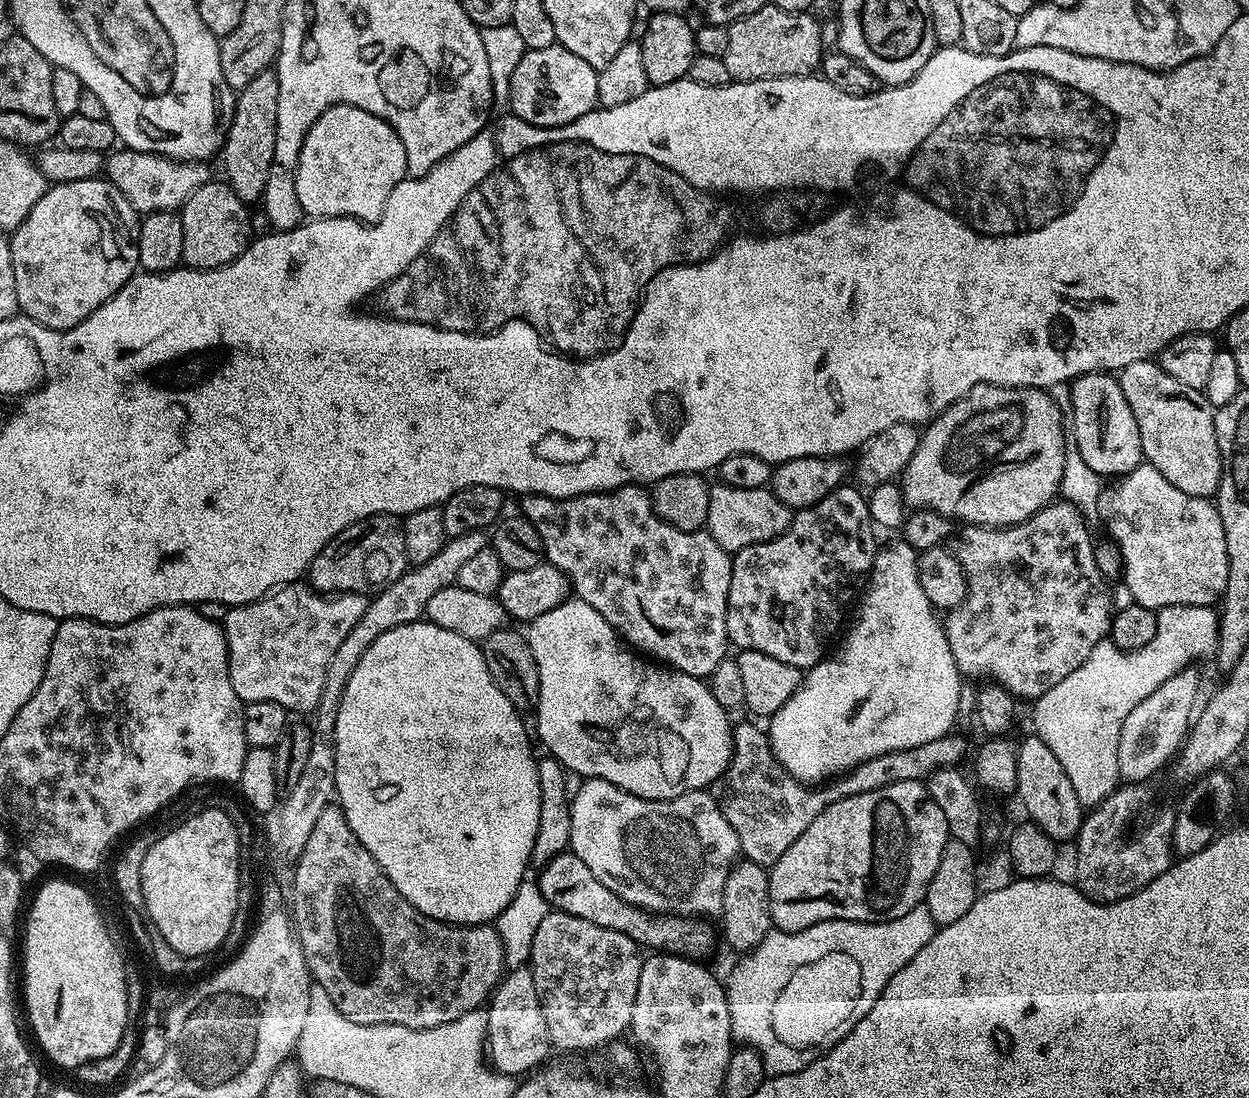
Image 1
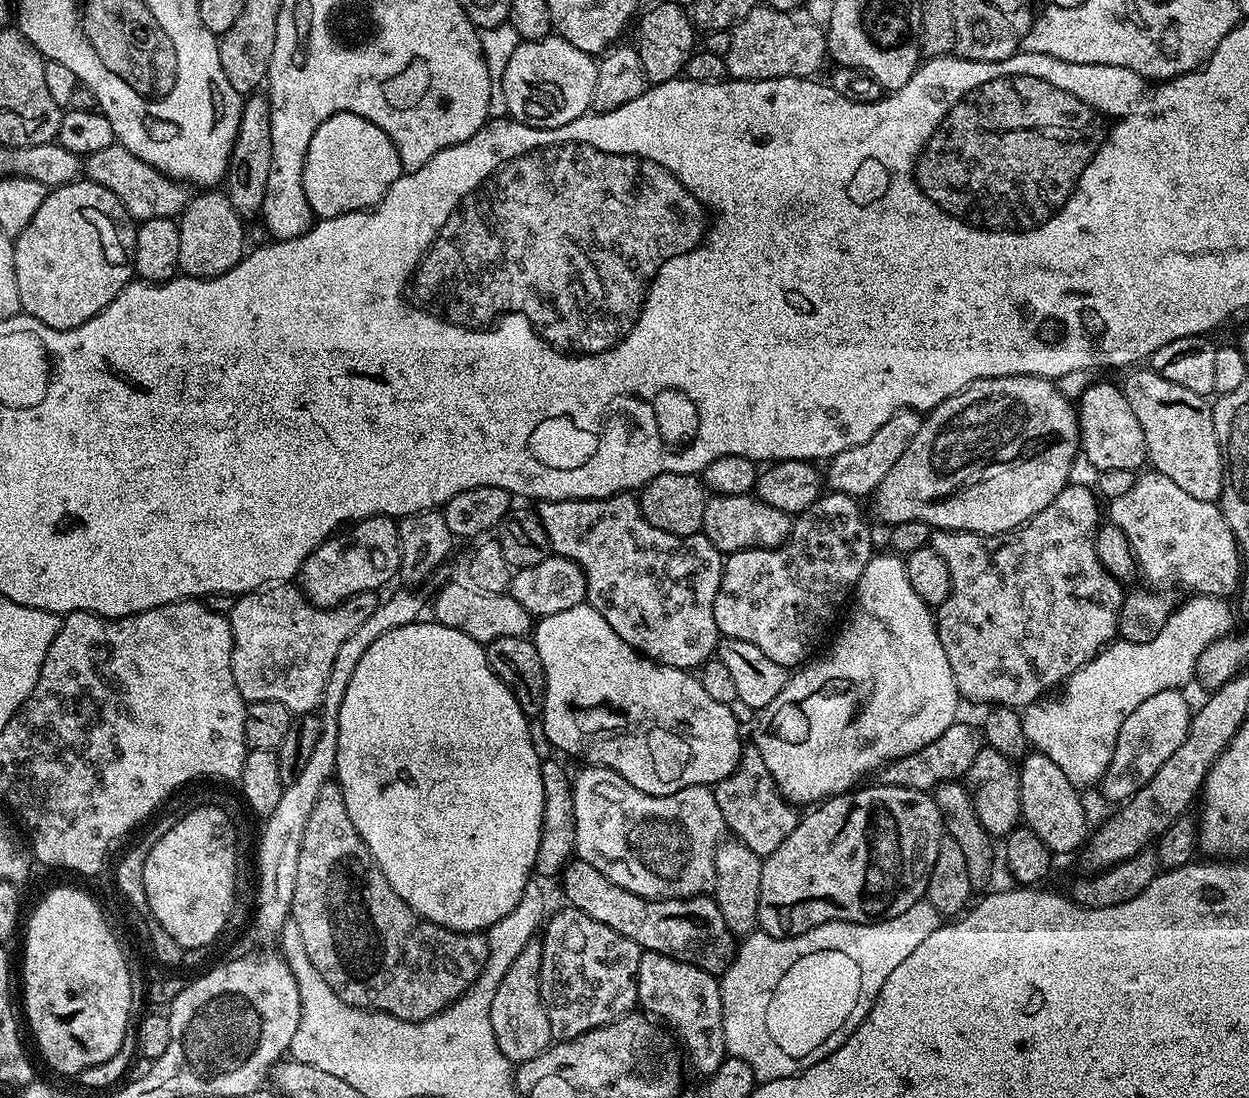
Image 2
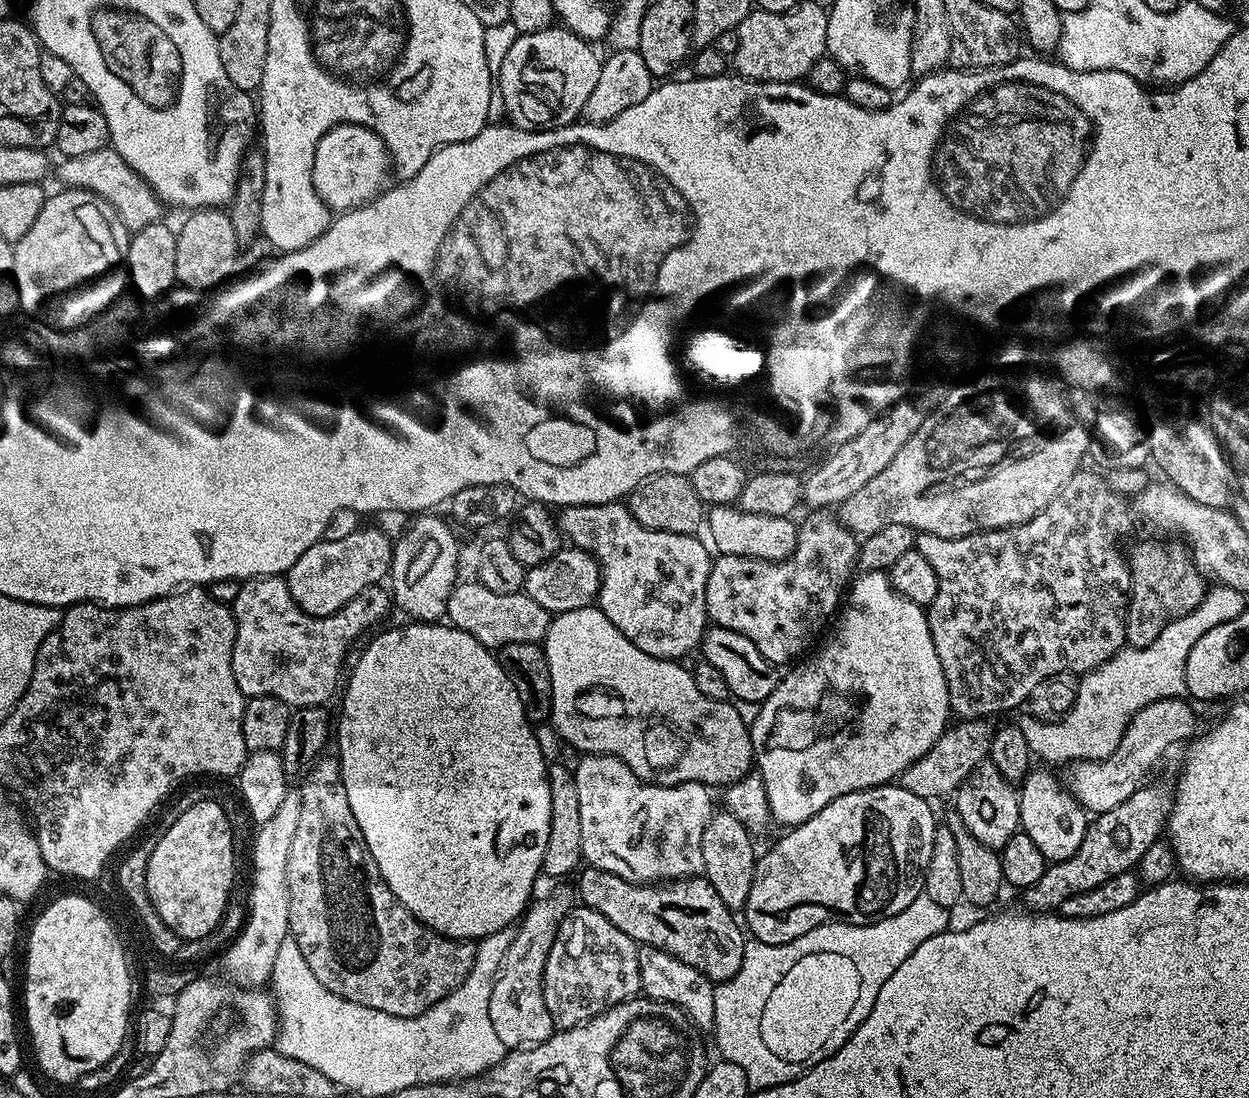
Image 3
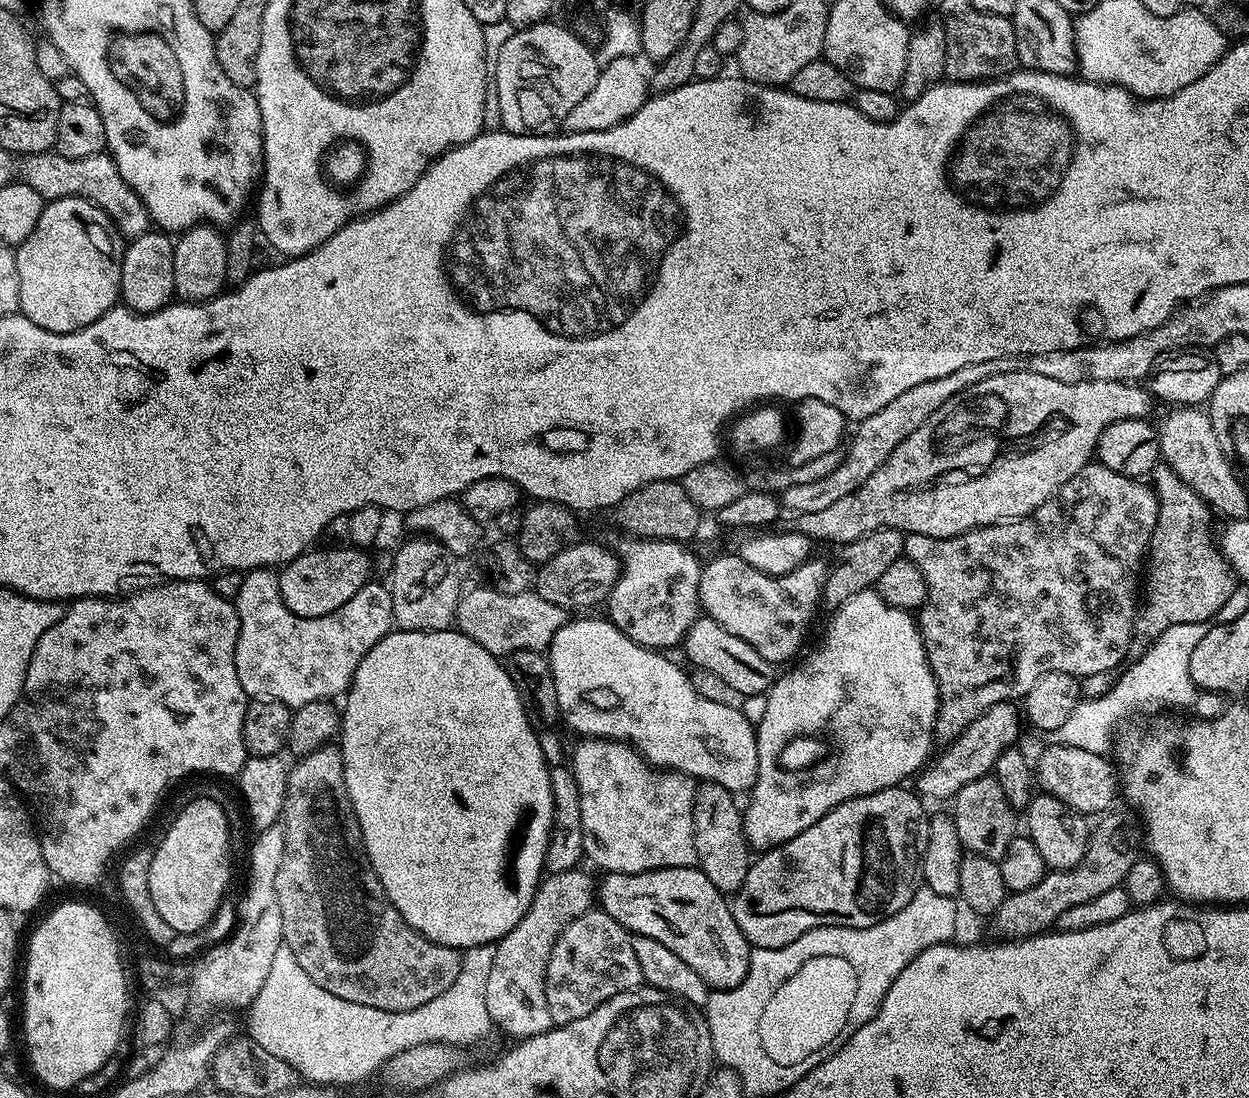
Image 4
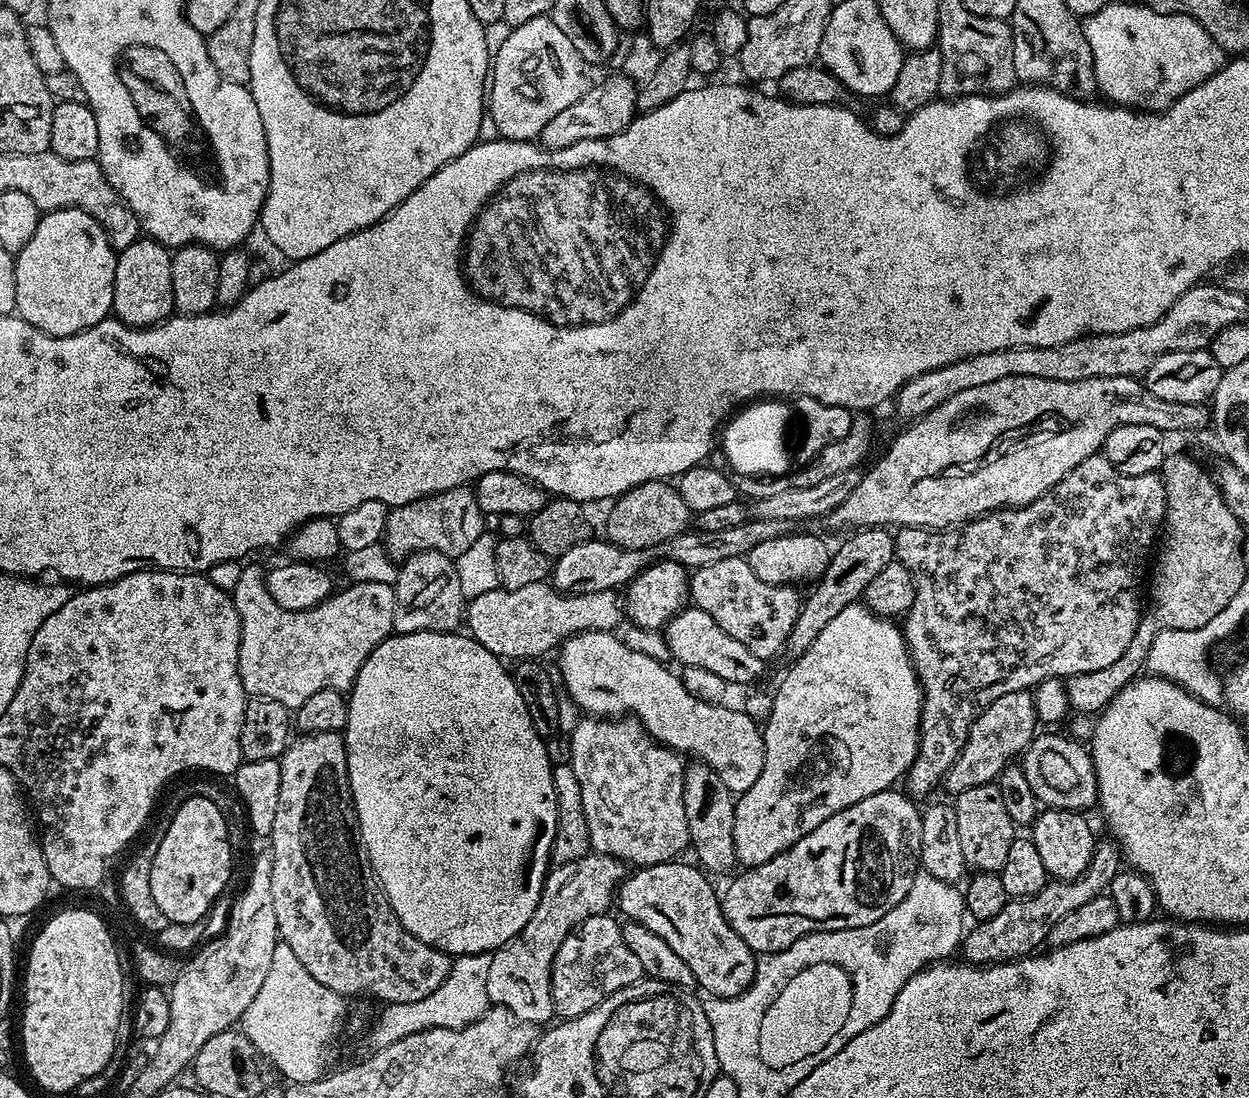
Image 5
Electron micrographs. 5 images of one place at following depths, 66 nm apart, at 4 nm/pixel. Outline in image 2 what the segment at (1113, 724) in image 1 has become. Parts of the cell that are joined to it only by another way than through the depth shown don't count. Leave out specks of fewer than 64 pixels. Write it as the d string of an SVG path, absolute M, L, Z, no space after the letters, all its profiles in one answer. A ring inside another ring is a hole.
M1192 594L1187 597L1188 601L1181 603L1170 614L1166 626L1158 630L1158 634L1150 642L1145 644L1129 644L1127 642L1113 642L1103 648L1089 664L1079 668L1074 675L1068 677L1063 685L1064 696L1057 700L1041 699L1035 704L1029 704L1023 709L1020 721L1022 730L1026 734L1029 745L1035 751L1046 754L1050 762L1055 762L1070 778L1075 788L1087 790L1091 784L1099 785L1104 779L1104 771L1110 766L1114 746L1118 742L1118 734L1122 730L1122 722L1146 698L1154 698L1167 688L1183 689L1188 679L1192 680L1196 663L1199 656L1211 643L1221 636L1229 635L1233 631L1232 608L1229 601L1222 596L1202 596Z

